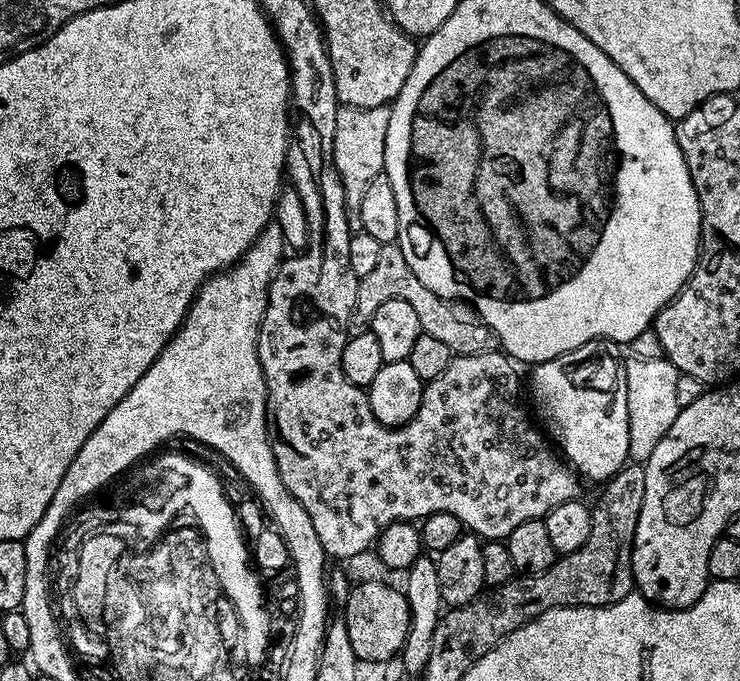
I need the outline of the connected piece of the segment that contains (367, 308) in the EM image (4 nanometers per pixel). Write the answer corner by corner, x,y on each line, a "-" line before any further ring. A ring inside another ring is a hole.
399,243
382,244
382,251
374,262
373,268
356,281
356,297
354,310
350,314
348,335
357,336
369,331
374,313
382,302
401,300
410,302
414,310
418,310
418,322
421,332
438,338
445,346
450,346
452,353
458,356
473,356
479,352
490,352
497,347
496,334
486,321
482,320
475,308
463,302
443,300
434,290
428,289
410,270
410,262
406,262
406,254
402,254

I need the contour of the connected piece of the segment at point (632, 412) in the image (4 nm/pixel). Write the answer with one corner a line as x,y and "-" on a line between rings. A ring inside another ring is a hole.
629,355
624,360
626,374
626,402
628,403
628,459
643,462
654,454
654,446
666,438
666,430
674,426
674,418
680,413
678,406
678,378
681,373
666,359
640,358

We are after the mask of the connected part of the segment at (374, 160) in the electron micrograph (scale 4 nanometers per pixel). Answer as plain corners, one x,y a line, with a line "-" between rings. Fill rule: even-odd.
339,107
335,116
335,140
332,157
343,182
349,209
358,210
363,191
384,169
386,129
390,122
389,107

